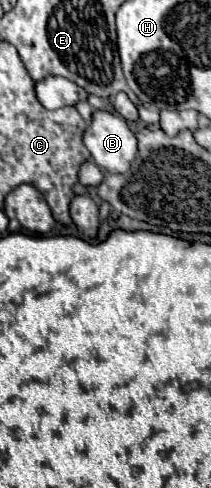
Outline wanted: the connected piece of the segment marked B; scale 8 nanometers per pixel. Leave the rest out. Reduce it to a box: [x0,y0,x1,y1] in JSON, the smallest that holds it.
[83,110,137,172]

